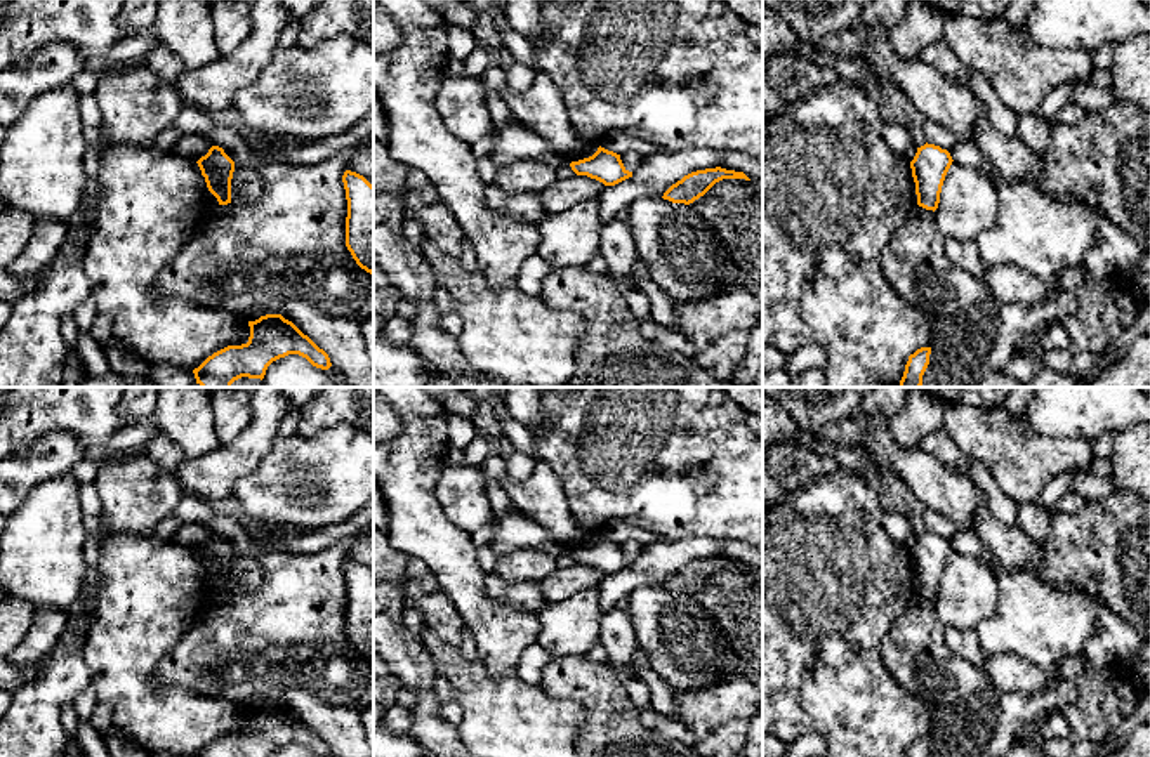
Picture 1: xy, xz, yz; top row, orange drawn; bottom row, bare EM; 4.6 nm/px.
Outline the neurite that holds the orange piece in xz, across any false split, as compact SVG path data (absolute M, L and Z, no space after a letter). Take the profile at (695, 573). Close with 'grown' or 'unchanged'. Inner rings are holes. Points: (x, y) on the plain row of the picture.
M721 556L697 559L684 564L681 569L672 573L665 582L664 589L672 592L690 594L704 585L716 571L723 568L745 568L750 569L744 561L726 559Z; unchanged

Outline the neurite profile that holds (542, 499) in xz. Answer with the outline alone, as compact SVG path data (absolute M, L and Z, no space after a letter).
M537 460L526 483L507 477L502 488L525 516L544 526L554 538L566 542L572 550L598 540L599 533L582 528L572 516L561 481L547 462Z

